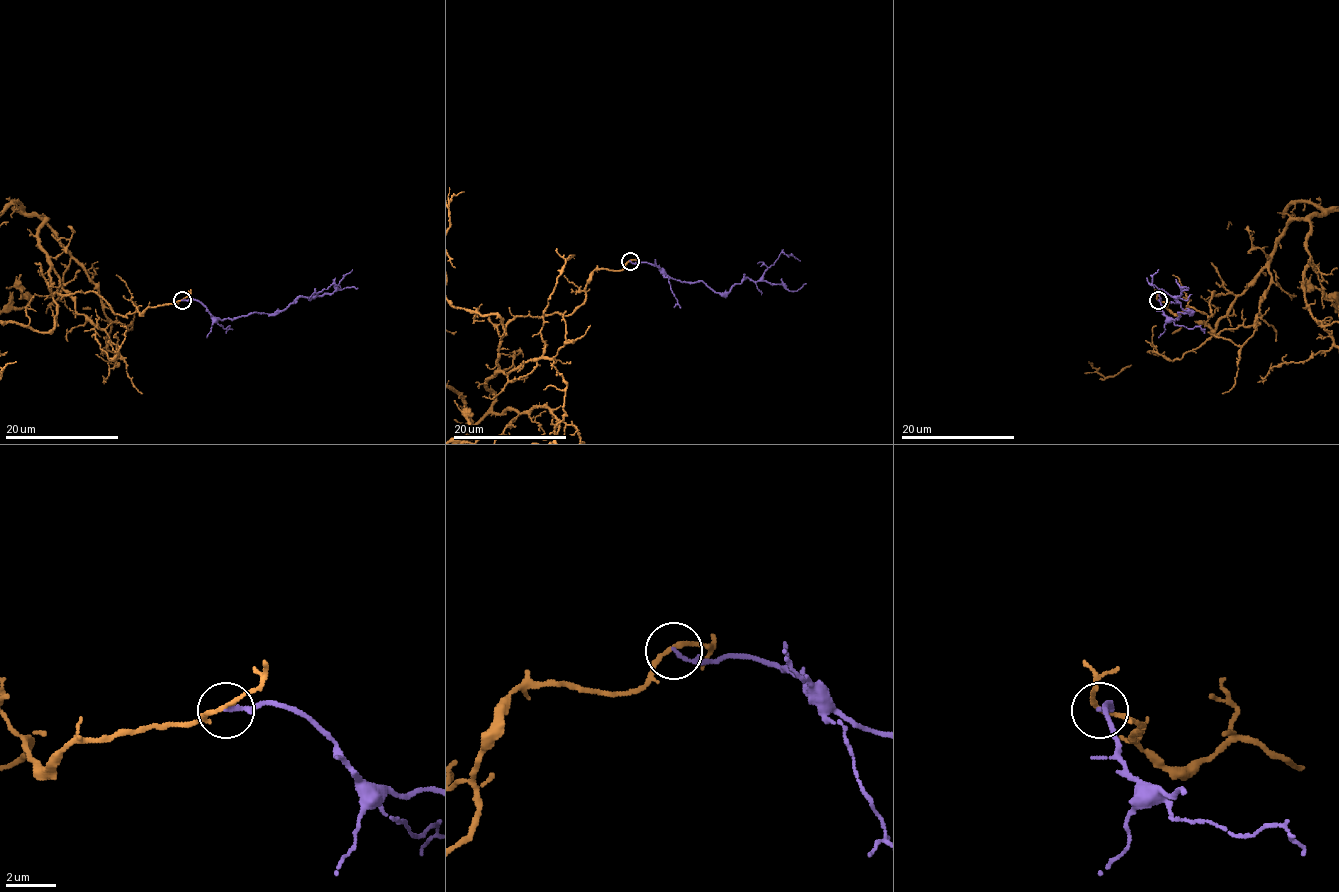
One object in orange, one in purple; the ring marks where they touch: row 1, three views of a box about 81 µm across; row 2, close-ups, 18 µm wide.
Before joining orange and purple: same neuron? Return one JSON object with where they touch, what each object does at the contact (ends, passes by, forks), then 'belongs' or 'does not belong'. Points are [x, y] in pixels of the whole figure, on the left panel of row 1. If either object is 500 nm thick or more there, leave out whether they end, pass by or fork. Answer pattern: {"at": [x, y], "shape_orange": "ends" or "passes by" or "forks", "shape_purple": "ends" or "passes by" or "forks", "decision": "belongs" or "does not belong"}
{"at": [182, 300], "shape_orange": "passes by", "shape_purple": "ends", "decision": "does not belong"}

